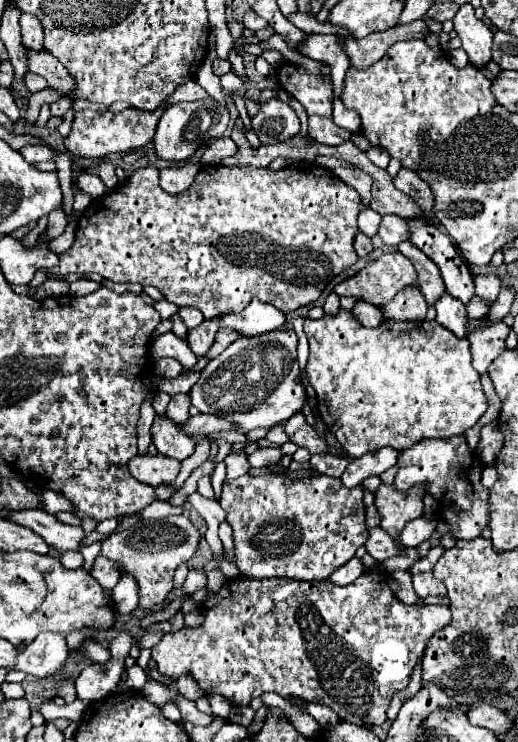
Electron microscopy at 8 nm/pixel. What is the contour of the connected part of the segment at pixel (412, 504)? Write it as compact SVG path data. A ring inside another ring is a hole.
M380 485L376 491L376 509L382 517L380 527L398 539L398 533L402 533L406 521L412 521L420 517L422 511L422 497L424 497L424 485L414 487L408 491L408 495L402 495L394 485Z

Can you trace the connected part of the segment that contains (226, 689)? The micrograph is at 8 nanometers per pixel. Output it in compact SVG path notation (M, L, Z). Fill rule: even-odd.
M366 571L362 573L354 583L340 587L332 581L290 581L290 579L228 579L220 591L208 591L206 601L202 603L204 609L204 621L198 627L182 627L180 631L170 631L162 637L162 641L152 647L152 659L158 665L160 675L170 677L170 679L178 679L180 675L190 675L196 679L196 683L200 685L200 689L204 693L218 693L222 697L226 697L232 705L248 705L248 701L252 697L260 697L264 691L274 691L282 697L290 697L296 695L304 701L314 701L314 703L322 703L328 705L332 711L338 713L338 717L342 721L348 723L356 723L356 725L382 725L388 717L386 717L386 709L390 705L392 695L398 689L404 689L408 685L410 673L414 669L414 665L418 663L418 659L424 653L426 641L434 635L434 631L446 627L450 623L450 609L446 605L406 605L402 603L394 591L390 589L388 583L390 575L384 571Z

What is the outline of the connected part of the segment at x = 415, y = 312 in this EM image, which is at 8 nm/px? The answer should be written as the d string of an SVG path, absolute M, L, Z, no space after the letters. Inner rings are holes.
M416 285L414 289L402 289L402 293L398 293L392 301L388 301L382 307L384 317L400 321L422 321L426 317L426 311L428 305L422 297L420 285Z

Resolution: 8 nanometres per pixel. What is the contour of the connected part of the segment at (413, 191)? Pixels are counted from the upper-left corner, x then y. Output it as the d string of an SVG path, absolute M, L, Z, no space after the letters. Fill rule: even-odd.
M402 167L402 169L398 171L398 175L394 177L394 185L396 185L402 193L410 195L424 213L430 213L430 211L432 211L432 207L434 207L432 189L430 189L430 185L426 185L426 181L422 181L412 169Z

